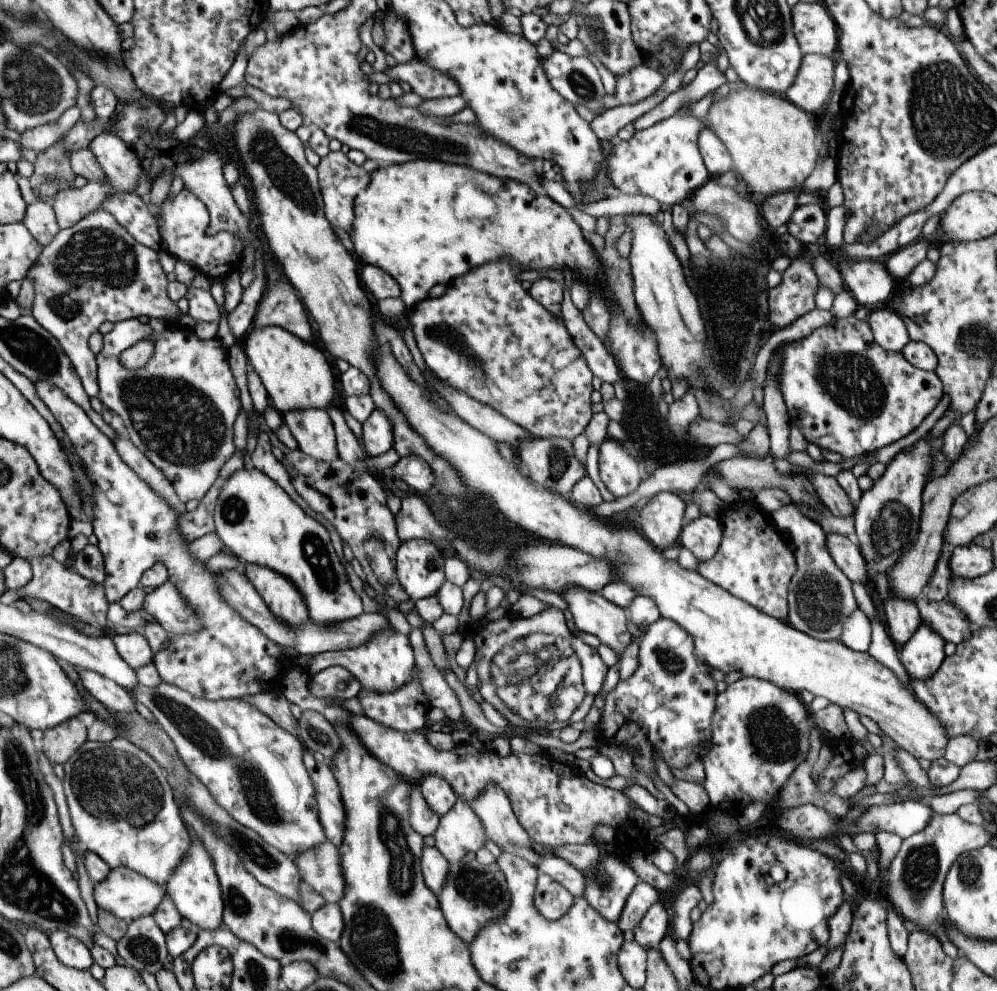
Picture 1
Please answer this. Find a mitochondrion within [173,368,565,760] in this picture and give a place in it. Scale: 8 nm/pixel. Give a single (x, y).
(318, 561)

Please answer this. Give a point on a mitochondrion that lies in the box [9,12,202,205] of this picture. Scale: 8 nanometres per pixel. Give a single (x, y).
(50, 181)

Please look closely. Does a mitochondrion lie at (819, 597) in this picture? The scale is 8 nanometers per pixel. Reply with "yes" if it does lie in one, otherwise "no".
yes

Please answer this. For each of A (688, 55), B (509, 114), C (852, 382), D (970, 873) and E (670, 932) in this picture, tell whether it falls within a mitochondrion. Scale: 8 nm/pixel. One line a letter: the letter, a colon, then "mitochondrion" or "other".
A: other
B: mitochondrion
C: mitochondrion
D: mitochondrion
E: other

